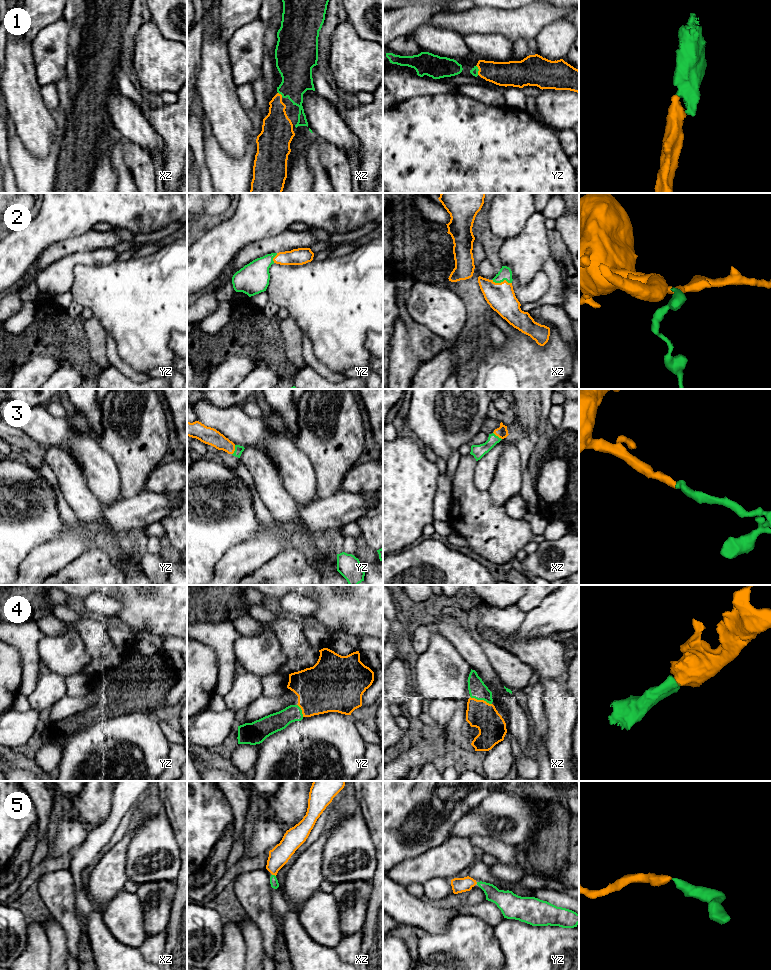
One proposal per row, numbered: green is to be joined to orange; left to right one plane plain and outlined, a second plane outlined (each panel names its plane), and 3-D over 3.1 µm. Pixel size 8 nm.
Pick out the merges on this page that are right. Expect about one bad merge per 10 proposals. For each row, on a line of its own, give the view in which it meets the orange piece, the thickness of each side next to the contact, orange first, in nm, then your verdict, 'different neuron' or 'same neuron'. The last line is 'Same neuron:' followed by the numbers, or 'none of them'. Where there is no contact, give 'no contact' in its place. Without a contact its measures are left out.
1: yz | 190/60 nm | same neuron
2: xz | 220/110 nm | same neuron
3: yz | 140/70 nm | same neuron
4: xz | 220/140 nm | same neuron
5: xz | 160/70 nm | same neuron
Same neuron: 1, 2, 3, 4, 5

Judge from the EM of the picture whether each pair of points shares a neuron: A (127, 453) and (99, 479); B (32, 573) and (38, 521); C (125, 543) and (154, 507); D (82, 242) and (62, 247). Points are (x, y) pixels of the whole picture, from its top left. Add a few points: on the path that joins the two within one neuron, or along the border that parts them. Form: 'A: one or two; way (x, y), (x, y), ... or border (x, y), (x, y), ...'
A: two; border (100, 446), (113, 459), (119, 473), (121, 487)
B: two; border (56, 535), (36, 545), (20, 564)
C: two; border (127, 531), (119, 534)
D: one; way (77, 245), (67, 247)

